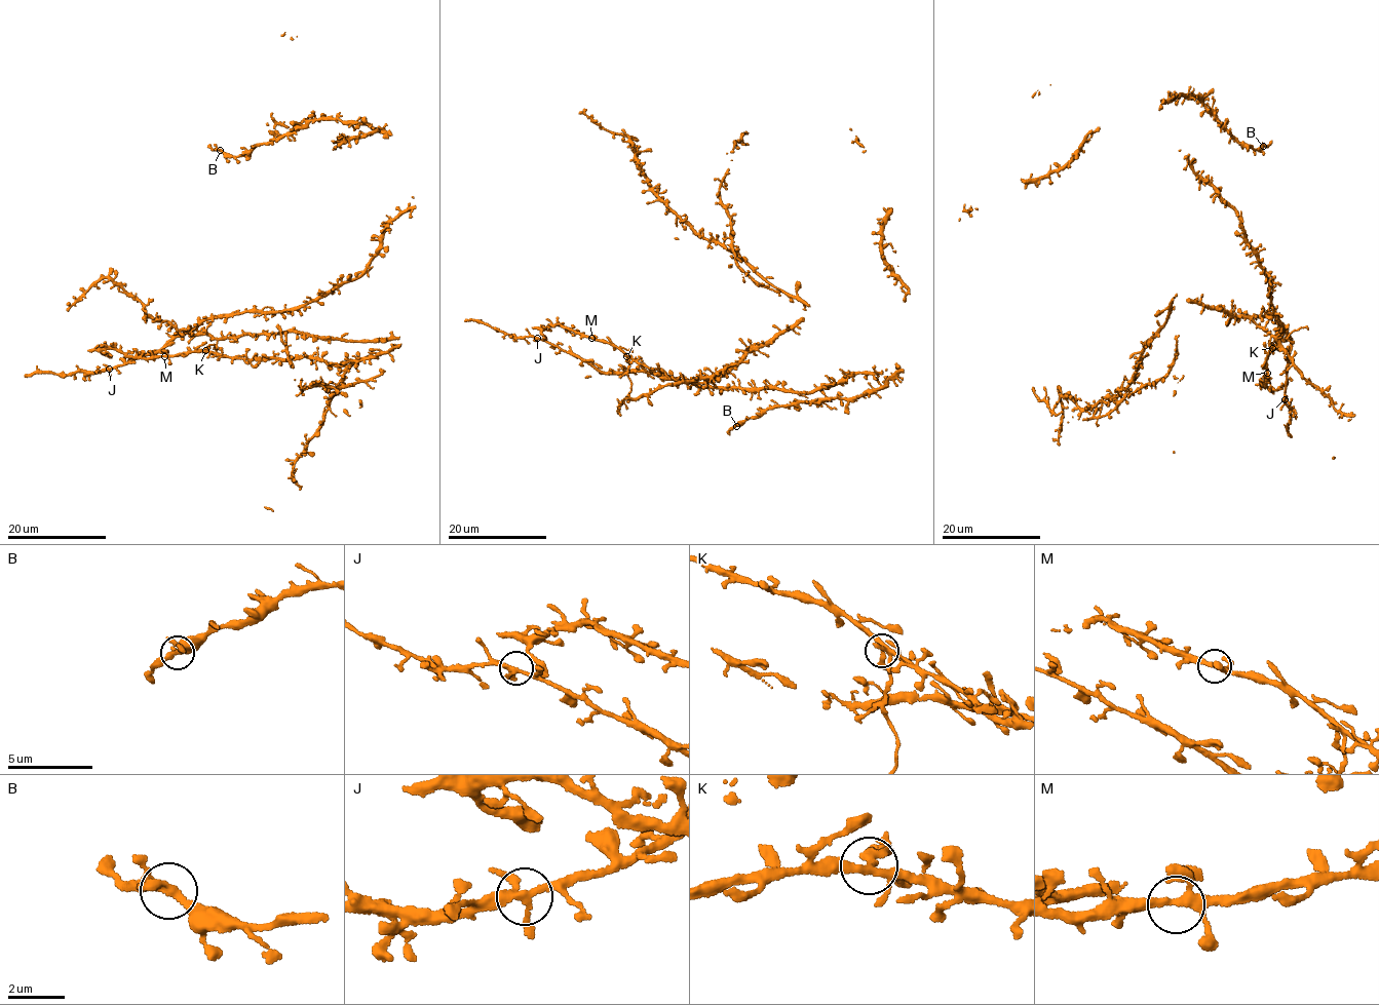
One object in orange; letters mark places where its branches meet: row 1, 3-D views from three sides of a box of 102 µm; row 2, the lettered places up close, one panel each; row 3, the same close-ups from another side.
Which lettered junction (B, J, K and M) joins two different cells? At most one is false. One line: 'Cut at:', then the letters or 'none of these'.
Cut at: K

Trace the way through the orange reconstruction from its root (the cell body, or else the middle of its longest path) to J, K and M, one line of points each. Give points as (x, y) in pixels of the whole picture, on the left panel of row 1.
J: (101, 350), (110, 358), (109, 369)
K: (101, 350), (114, 347), (127, 355), (147, 357), (205, 351)
M: (101, 350), (114, 347), (133, 356), (164, 356)

